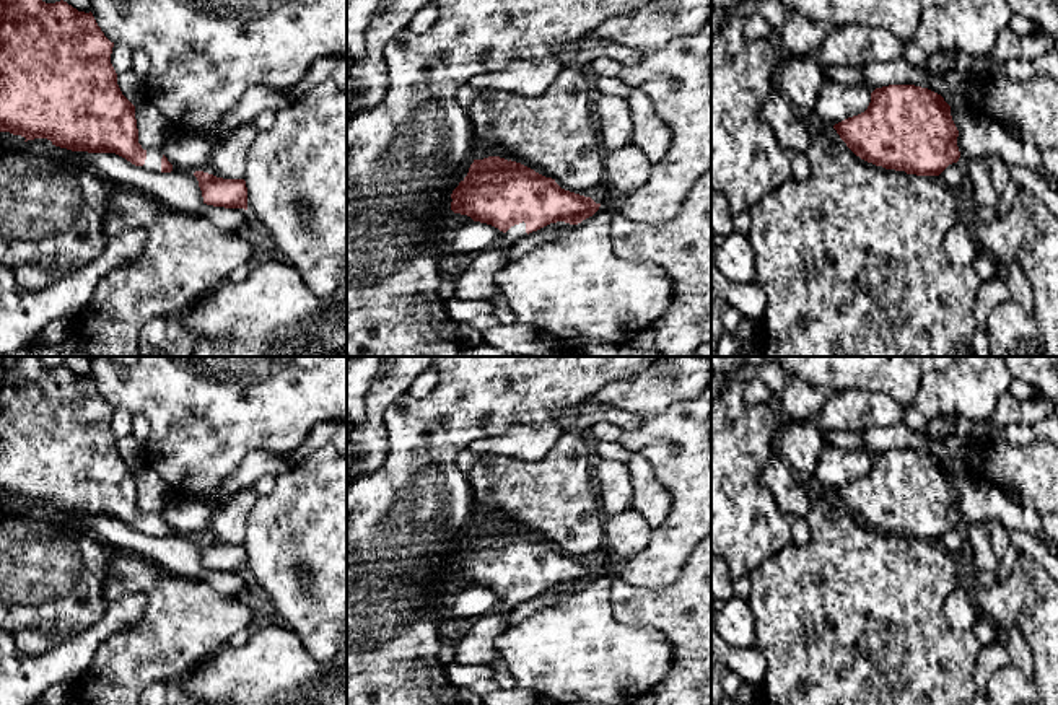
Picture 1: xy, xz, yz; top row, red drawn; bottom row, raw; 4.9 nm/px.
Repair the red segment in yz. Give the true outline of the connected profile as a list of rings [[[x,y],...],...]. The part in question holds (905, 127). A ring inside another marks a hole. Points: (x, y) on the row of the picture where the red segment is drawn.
[[[915,85],[876,88],[864,112],[833,129],[856,156],[885,169],[939,176],[960,158],[951,106]]]

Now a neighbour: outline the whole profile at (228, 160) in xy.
[[[254,122],[230,130],[213,147],[202,171],[223,179],[244,179],[247,153],[259,132]]]

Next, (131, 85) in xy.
[[[129,70],[129,72],[117,75],[117,85],[119,85],[122,94],[133,106],[138,106],[145,99],[143,81],[135,72]]]

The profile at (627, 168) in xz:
[[[633,145],[606,151],[604,187],[614,187],[625,195],[649,179],[651,161]]]

